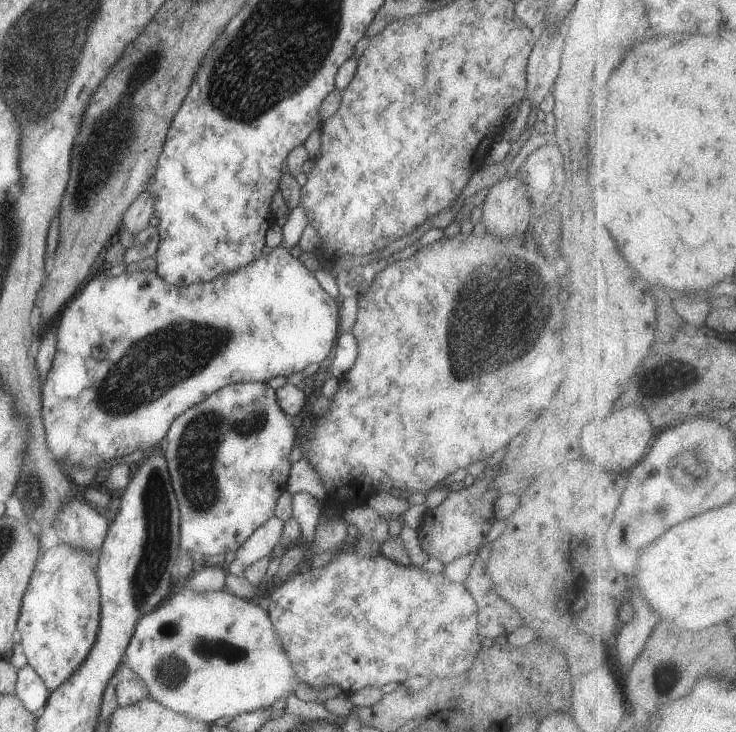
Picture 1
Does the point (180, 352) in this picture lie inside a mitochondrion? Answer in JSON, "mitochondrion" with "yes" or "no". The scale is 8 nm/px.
{"mitochondrion":"yes"}

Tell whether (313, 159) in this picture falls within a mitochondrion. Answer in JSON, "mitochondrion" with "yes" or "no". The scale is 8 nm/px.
{"mitochondrion":"no"}

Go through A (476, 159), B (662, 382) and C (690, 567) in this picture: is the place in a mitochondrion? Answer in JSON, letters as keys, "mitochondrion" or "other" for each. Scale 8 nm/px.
{"A":"other","B":"other","C":"other"}

